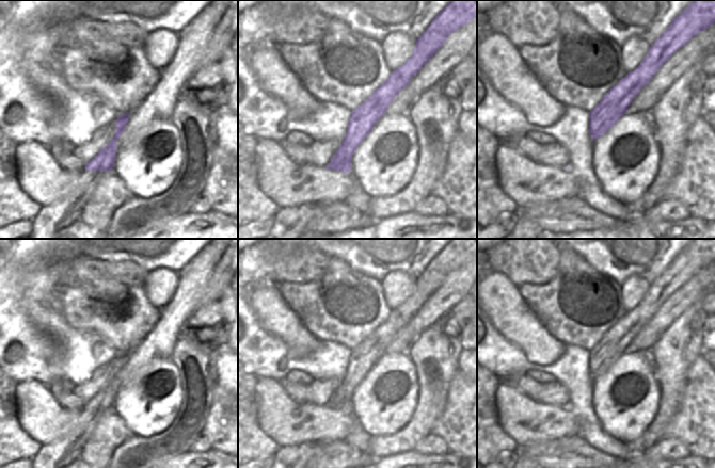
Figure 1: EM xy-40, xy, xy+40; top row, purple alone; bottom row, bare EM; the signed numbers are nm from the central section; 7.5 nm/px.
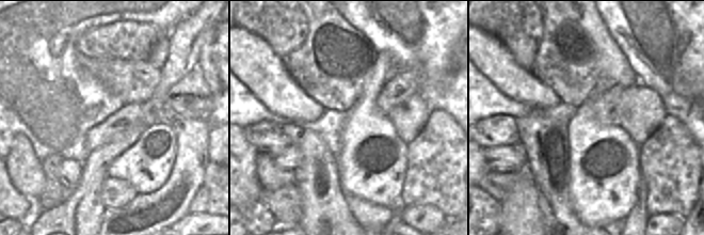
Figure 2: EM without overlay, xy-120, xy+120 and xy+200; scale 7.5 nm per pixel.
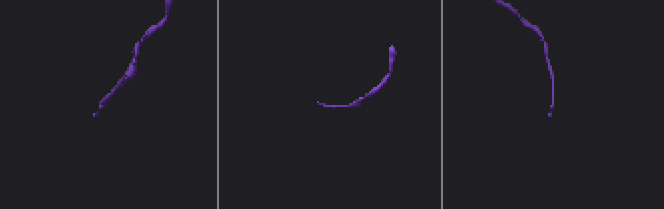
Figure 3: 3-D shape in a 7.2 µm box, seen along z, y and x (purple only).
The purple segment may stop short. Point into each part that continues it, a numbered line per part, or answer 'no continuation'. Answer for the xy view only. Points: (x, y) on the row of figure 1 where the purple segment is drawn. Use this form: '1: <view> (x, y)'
no continuation

